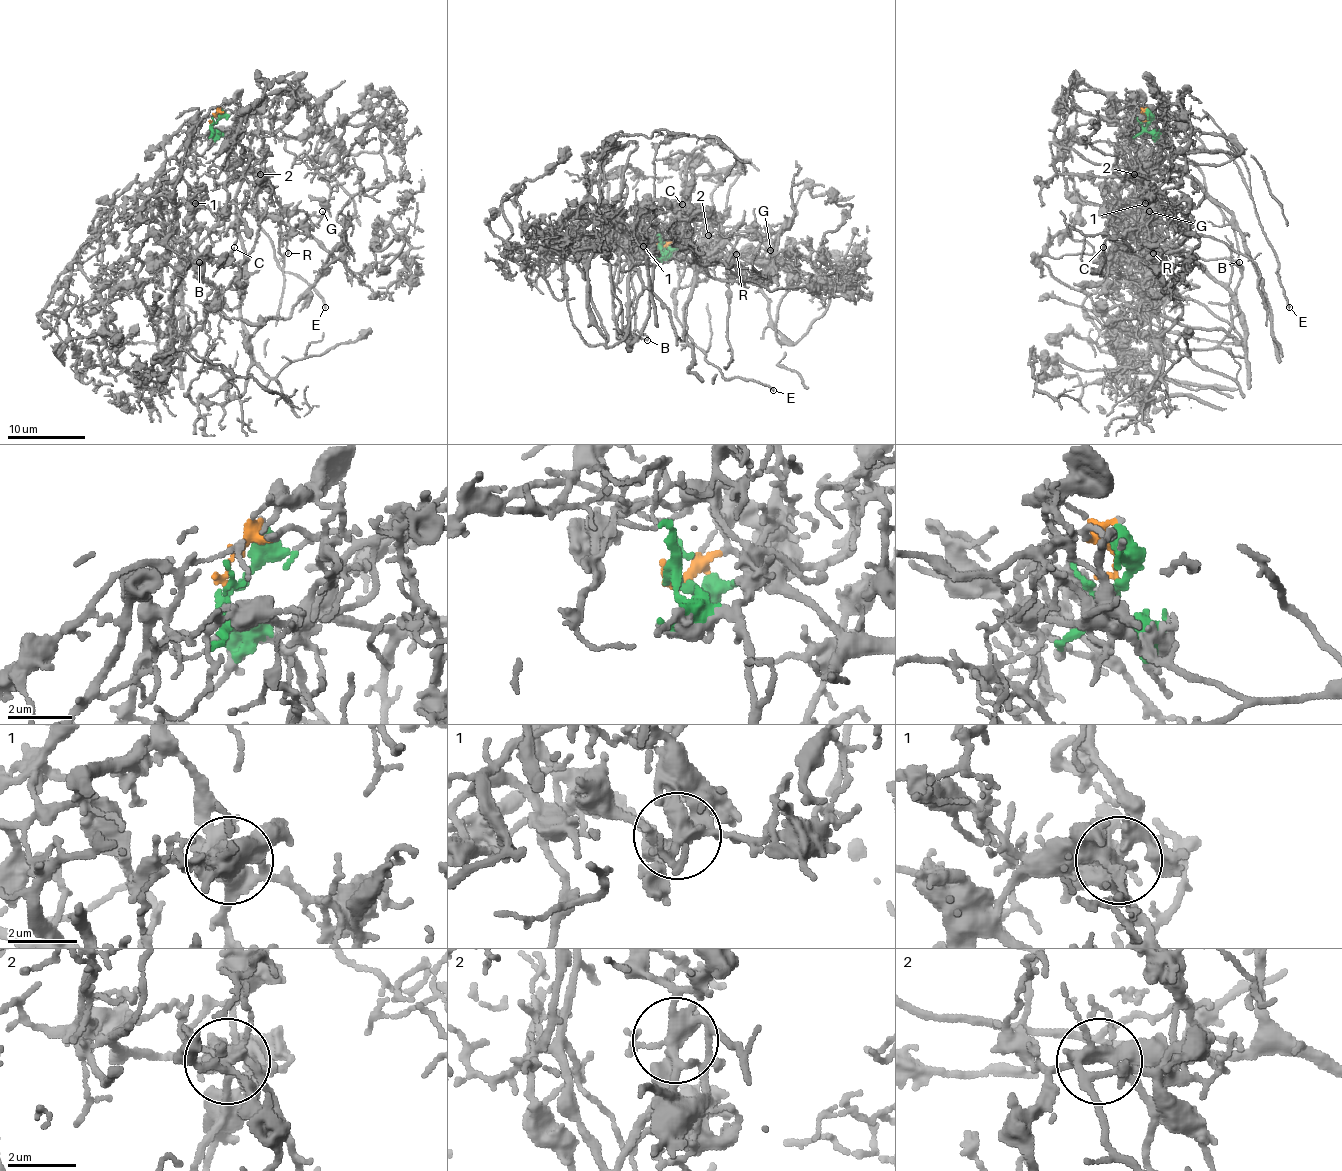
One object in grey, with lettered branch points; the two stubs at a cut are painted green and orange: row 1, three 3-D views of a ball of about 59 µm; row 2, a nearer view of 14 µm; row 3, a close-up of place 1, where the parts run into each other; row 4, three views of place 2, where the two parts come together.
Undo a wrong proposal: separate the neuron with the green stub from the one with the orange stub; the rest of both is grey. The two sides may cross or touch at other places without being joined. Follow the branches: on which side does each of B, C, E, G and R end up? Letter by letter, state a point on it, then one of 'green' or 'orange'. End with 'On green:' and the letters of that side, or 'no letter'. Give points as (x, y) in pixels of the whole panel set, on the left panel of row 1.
B: at (199, 262); green
C: at (234, 247); green
E: at (325, 307); green
G: at (322, 211); green
R: at (288, 253); green
On green: B, C, E, G, R

